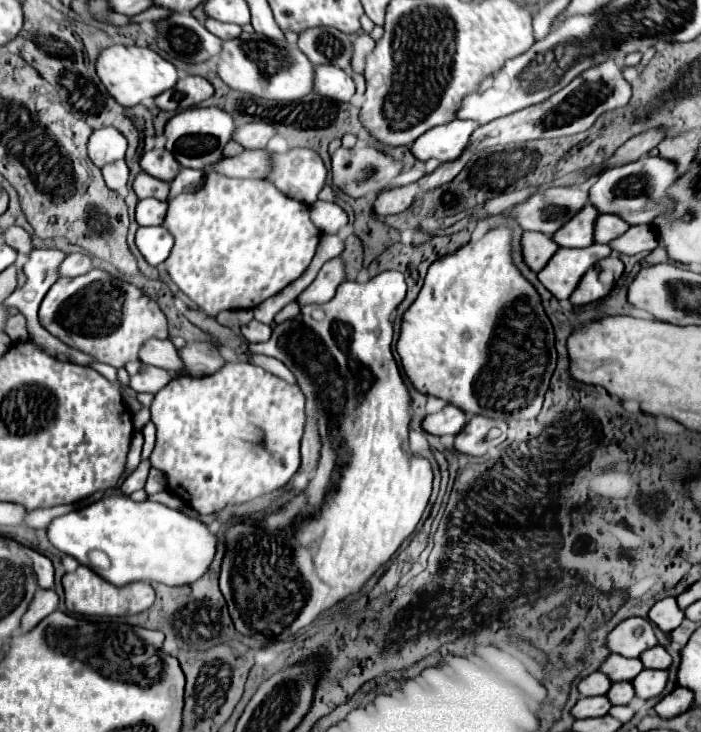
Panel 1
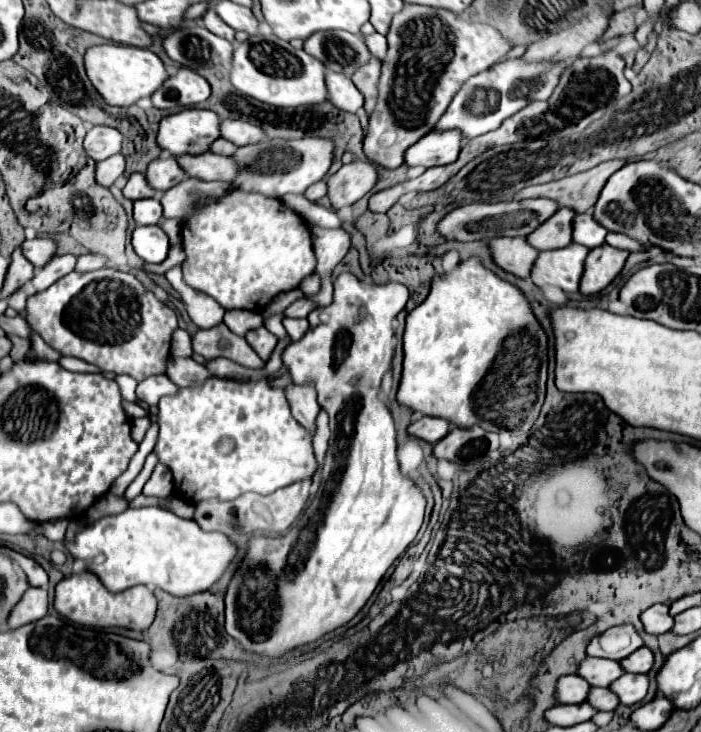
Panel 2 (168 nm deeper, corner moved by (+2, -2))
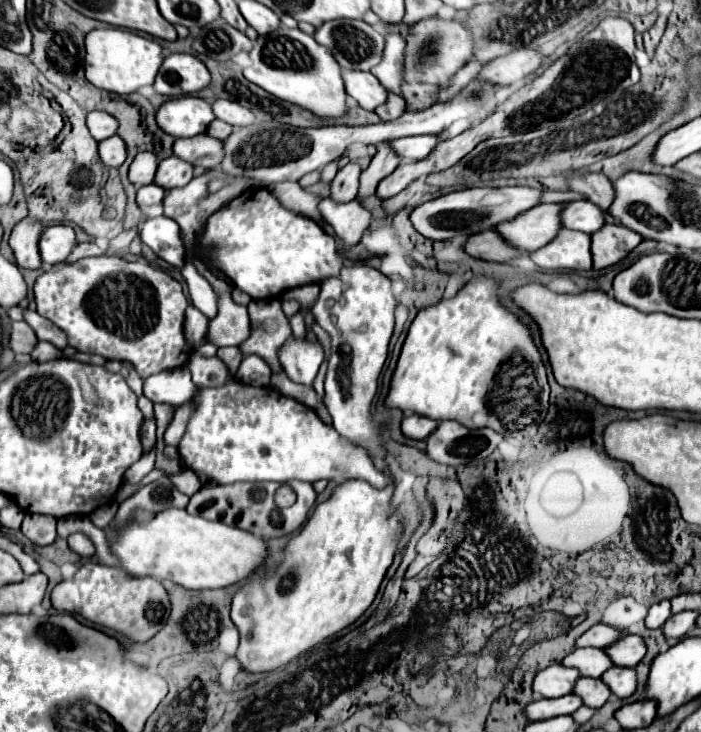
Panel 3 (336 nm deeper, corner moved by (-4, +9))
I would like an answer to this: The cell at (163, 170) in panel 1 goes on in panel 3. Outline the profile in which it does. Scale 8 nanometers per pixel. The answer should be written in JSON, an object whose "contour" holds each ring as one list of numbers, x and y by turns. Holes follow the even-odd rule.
{"contour":[[171,155,159,163,155,173,155,183,163,189,173,189,187,185,191,177,193,177,193,165]]}

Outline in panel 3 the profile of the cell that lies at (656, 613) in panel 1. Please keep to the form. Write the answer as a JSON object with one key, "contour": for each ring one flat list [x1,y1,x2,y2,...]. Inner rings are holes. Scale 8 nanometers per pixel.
{"contour":[[665,599,665,601,659,601,659,603,651,605,651,609,649,609,649,613,647,613,647,619,645,619,645,625,647,625,649,629,659,629,659,627,665,625,665,621,667,621,669,617,671,617,671,605,669,605,669,601]]}

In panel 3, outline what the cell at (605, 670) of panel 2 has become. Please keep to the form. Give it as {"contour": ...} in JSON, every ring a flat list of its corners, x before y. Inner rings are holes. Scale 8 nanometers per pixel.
{"contour":[[585,647,585,649,575,649,563,659,563,665,579,669,579,673,585,677,601,677,607,669,613,667,613,661,603,649,595,647]]}

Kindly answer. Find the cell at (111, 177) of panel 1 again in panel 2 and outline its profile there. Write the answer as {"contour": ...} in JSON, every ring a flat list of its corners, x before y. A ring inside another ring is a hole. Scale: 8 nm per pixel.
{"contour":[[121,154,109,156,101,162,97,162,97,182,105,188,109,188,125,170,125,158]]}

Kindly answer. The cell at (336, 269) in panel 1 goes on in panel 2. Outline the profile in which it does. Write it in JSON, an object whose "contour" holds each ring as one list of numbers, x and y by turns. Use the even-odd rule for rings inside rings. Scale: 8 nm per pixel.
{"contour":[[301,298,301,300,293,302,283,314,285,314,287,318,307,318,307,314,309,314,313,308,315,308,315,304,313,304,309,298]]}

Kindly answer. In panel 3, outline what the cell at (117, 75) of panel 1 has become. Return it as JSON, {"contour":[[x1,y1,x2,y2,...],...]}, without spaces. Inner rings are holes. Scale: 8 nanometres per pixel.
{"contour":[[119,27,95,29,85,37,85,75,87,79,105,91,129,95,143,85,153,85,155,75,163,65,163,49,157,41]]}

